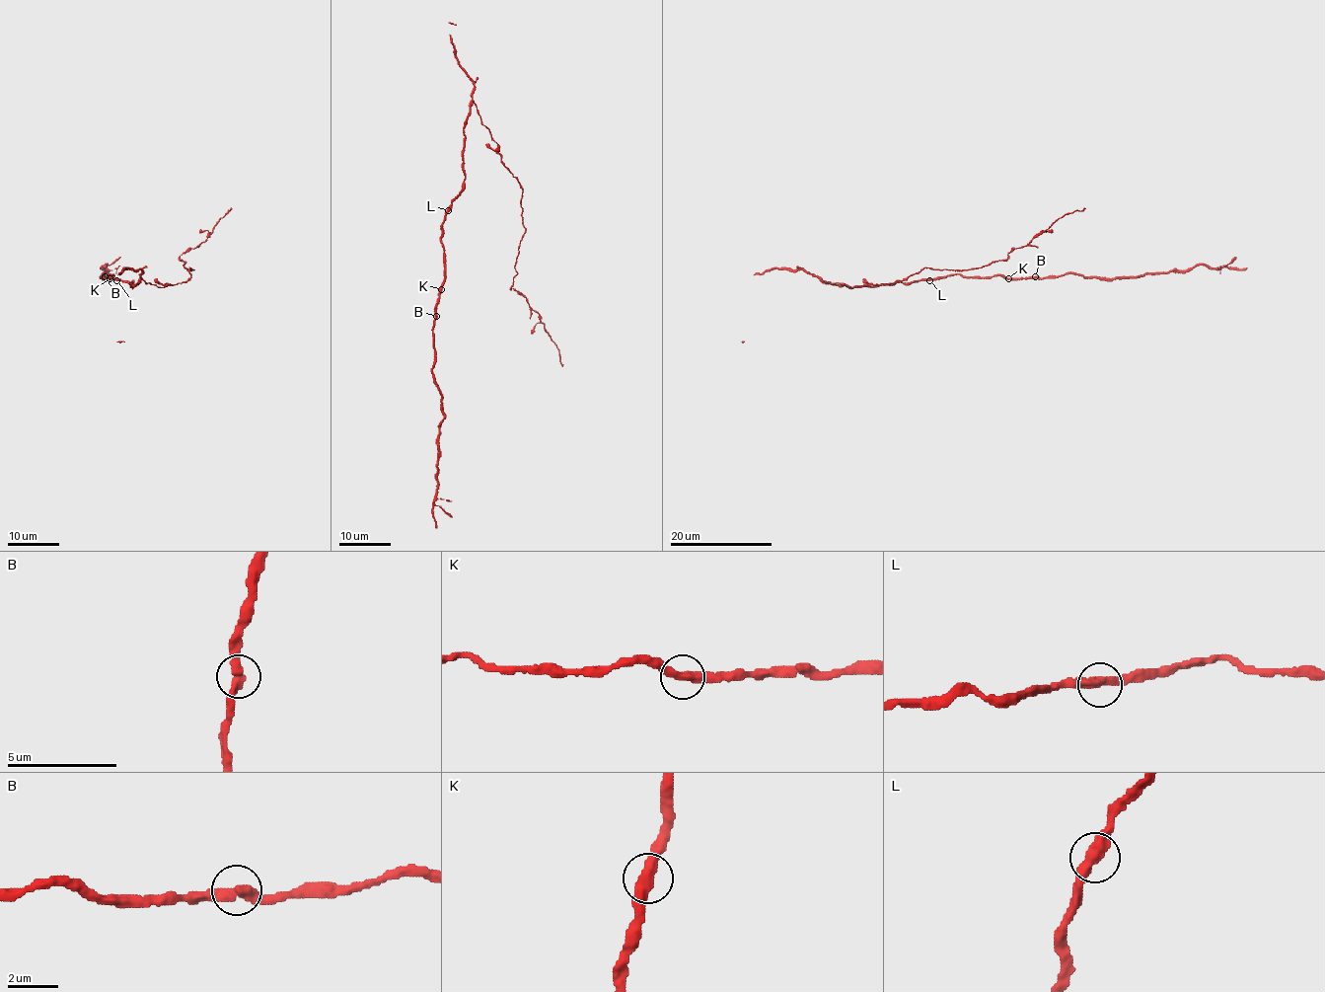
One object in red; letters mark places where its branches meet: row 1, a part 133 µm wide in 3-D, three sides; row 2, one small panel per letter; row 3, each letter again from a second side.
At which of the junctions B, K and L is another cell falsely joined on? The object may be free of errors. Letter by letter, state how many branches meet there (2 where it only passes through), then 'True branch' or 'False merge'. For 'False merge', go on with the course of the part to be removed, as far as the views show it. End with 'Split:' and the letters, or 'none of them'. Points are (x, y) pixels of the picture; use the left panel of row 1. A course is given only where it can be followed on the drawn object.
B: Branches: 2. True branch
K: Branches: 2. True branch
L: Branches: 2. True branch
Split: none of them

